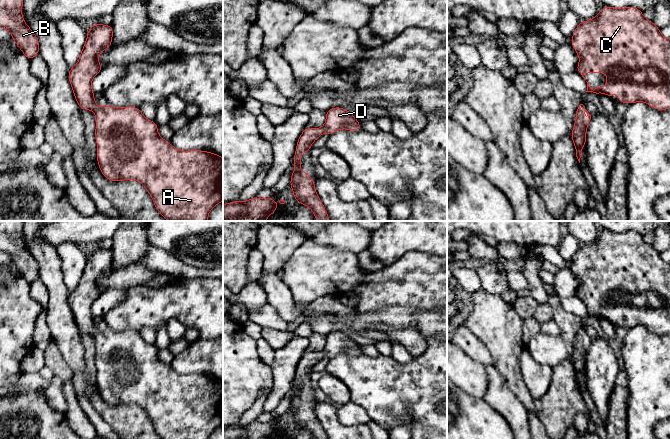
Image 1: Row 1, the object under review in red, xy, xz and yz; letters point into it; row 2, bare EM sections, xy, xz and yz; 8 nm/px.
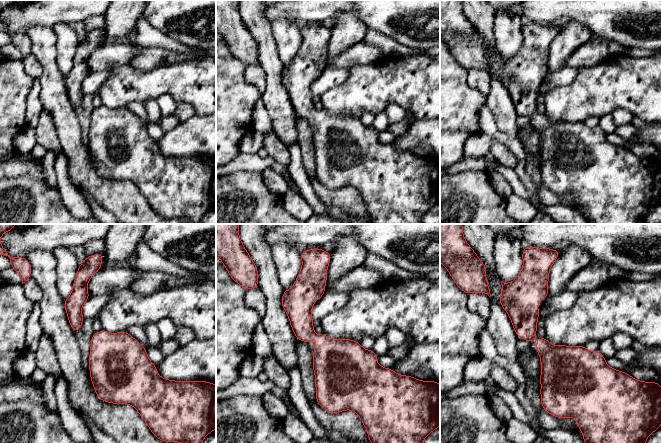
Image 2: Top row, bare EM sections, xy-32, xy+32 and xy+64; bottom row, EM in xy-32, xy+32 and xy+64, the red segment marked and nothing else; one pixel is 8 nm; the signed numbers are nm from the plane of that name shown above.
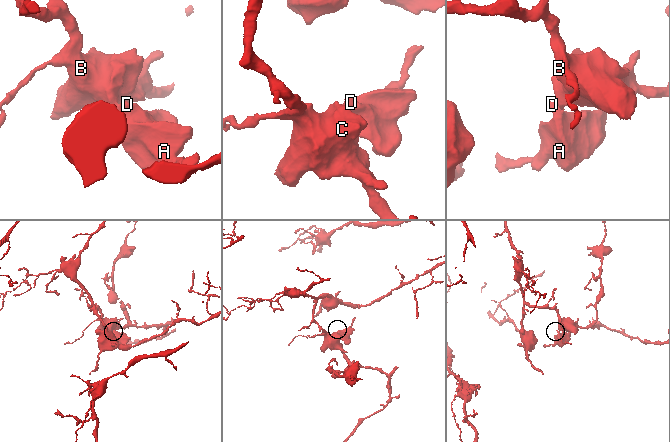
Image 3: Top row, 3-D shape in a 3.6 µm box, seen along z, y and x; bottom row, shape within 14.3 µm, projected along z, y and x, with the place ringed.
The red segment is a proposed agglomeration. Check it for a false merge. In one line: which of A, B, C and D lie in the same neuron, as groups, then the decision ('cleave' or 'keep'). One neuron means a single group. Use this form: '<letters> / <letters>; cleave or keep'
A B C D; keep

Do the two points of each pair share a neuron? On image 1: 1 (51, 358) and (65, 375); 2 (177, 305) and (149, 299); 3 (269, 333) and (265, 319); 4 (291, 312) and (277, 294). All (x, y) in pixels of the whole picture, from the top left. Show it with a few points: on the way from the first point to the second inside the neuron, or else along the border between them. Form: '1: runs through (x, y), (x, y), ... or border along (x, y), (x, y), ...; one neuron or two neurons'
1: runs through (55, 362), (62, 371); one neuron
2: runs through (170, 303), (156, 303); one neuron
3: border along (262, 328), (279, 329), (290, 334); two neurons
4: runs through (287, 308), (281, 298); one neuron

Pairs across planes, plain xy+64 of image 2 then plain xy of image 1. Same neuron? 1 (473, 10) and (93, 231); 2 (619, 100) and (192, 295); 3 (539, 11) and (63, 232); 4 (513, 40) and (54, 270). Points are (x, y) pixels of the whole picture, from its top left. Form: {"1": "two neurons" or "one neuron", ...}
{"1": "two neurons", "2": "one neuron", "3": "one neuron", "4": "two neurons"}

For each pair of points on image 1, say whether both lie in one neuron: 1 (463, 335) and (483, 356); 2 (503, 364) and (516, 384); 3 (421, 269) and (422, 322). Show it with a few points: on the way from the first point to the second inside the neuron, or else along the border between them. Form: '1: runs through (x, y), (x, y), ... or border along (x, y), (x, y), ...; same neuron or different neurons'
1: runs through (468, 340), (478, 351); same neuron
2: runs through (508, 369), (513, 379); same neuron
3: border along (399, 305), (436, 309); different neurons

